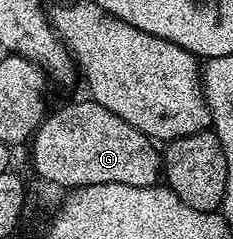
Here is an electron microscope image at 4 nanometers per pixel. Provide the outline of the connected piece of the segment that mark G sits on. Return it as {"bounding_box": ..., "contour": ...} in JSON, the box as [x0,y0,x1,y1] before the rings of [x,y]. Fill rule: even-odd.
{"bounding_box":[29,98,164,190],"contour":[[[89,98],[66,104],[55,112],[53,109],[34,133],[29,148],[30,160],[34,163],[33,175],[39,180],[56,182],[64,190],[93,184],[152,188],[164,172],[164,160],[155,141]]]}

